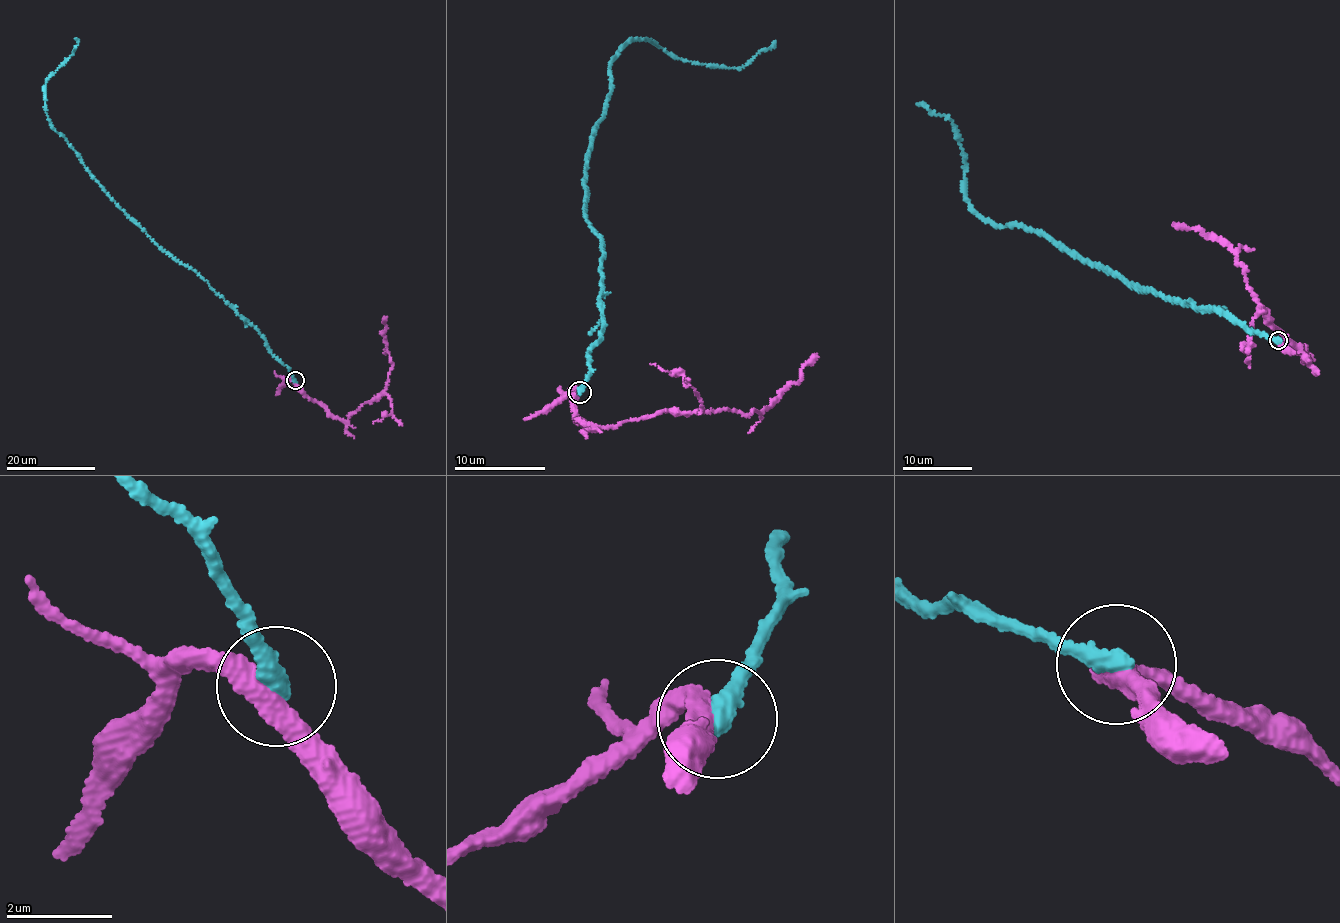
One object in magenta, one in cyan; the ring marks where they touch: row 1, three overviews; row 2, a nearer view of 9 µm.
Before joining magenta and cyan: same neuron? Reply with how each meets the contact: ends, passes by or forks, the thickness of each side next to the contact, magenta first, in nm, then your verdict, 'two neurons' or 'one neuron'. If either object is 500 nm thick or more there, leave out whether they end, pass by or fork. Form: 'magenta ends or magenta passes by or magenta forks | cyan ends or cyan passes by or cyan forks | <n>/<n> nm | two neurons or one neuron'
magenta passes by | cyan ends | 360/340 nm | two neurons

